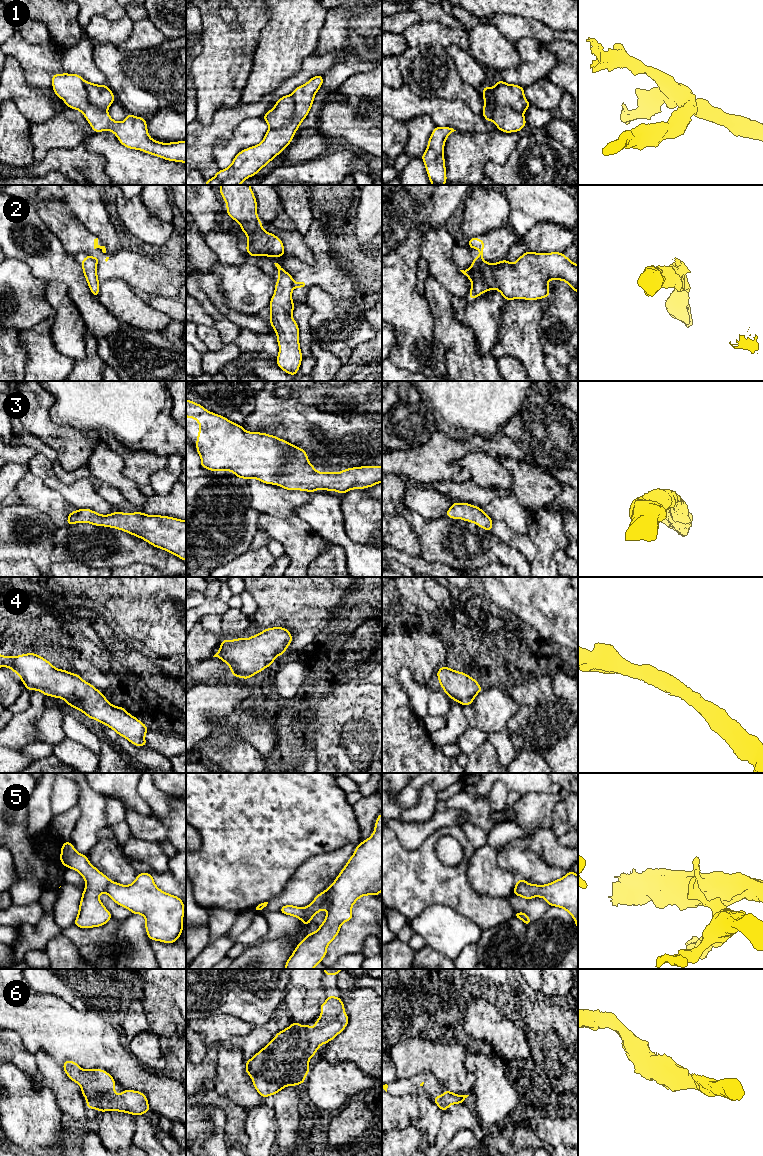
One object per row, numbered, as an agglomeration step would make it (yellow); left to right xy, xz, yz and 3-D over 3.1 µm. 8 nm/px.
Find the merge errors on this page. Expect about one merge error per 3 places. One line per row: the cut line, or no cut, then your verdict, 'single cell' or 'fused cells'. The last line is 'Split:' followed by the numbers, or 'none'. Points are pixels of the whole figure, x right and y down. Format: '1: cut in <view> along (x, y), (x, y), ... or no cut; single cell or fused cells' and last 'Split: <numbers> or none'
1: cut in xz along (291, 95), (293, 100), (293, 117), (286, 125), (270, 129); fused cells
2: cut in yz along (473, 262), (477, 262), (481, 267), (483, 266); fused cells
3: no cut; single cell
4: no cut; single cell
5: cut in xz along (304, 908), (302, 920); fused cells
6: no cut; single cell
Split: 1, 2, 5

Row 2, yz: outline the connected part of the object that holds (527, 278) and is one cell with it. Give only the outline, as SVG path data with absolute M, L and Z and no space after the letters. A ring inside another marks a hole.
M525 252L520 256L515 263L511 264L506 259L497 263L487 263L483 260L483 267L479 266L479 263L473 263L466 271L460 270L466 275L472 282L472 286L469 293L469 299L472 300L484 292L491 289L498 290L505 300L513 299L526 299L537 300L542 298L548 298L550 288L548 287L549 280L562 280L565 281L571 288L578 294L578 264L574 264L564 253L551 252L546 254Z

